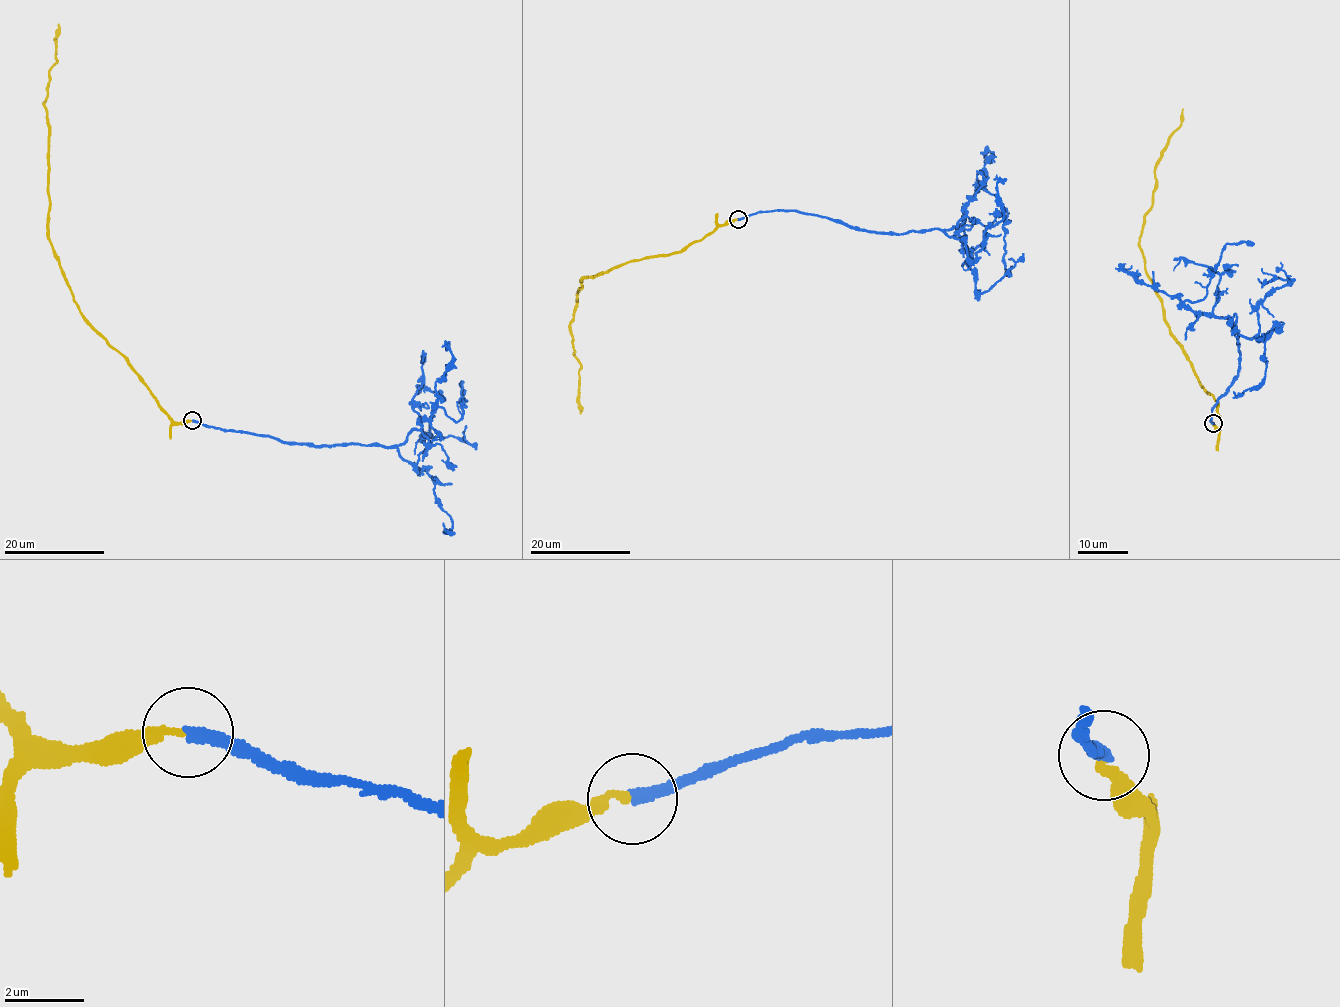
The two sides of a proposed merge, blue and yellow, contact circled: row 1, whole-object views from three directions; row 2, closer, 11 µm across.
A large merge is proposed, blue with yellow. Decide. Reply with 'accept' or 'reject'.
accept

